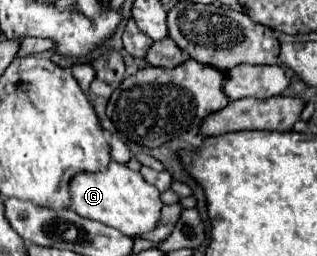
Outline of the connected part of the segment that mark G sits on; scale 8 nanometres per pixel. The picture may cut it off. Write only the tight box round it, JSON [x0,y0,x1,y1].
[68,161,162,237]

